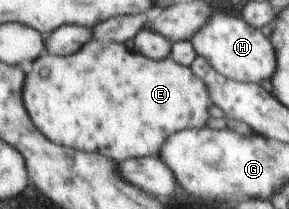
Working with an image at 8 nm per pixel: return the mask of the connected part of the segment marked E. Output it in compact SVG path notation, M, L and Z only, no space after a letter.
M88 41L88 43L84 43L74 55L68 55L68 57L40 55L38 59L32 61L30 71L25 75L21 99L24 101L25 109L34 127L36 127L46 139L57 144L60 143L60 145L64 147L70 145L70 147L74 147L74 149L78 151L80 151L80 149L84 149L84 151L96 151L96 153L100 153L100 155L106 155L106 157L112 159L112 161L122 161L122 159L126 159L126 157L157 156L162 149L164 139L168 139L170 135L174 135L177 131L185 129L202 129L202 127L207 127L207 121L210 118L208 111L212 106L212 101L210 101L209 97L209 89L202 83L202 79L198 79L198 77L190 71L190 67L174 62L169 56L154 61L148 59L144 55L140 55L138 51L134 51L134 47L130 50L130 47L126 47L126 43L110 41Z

